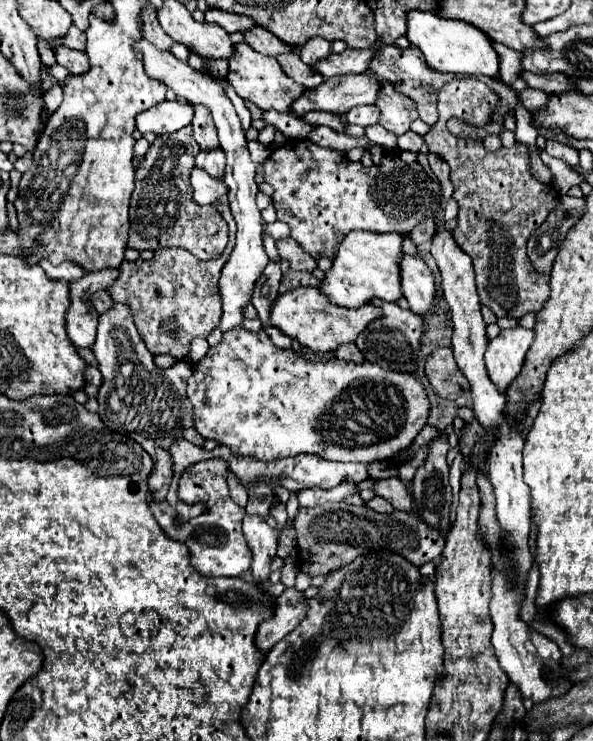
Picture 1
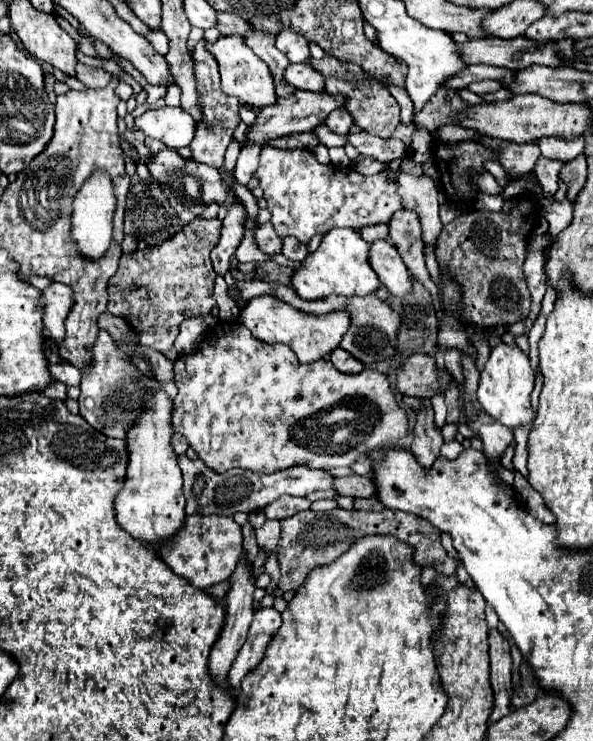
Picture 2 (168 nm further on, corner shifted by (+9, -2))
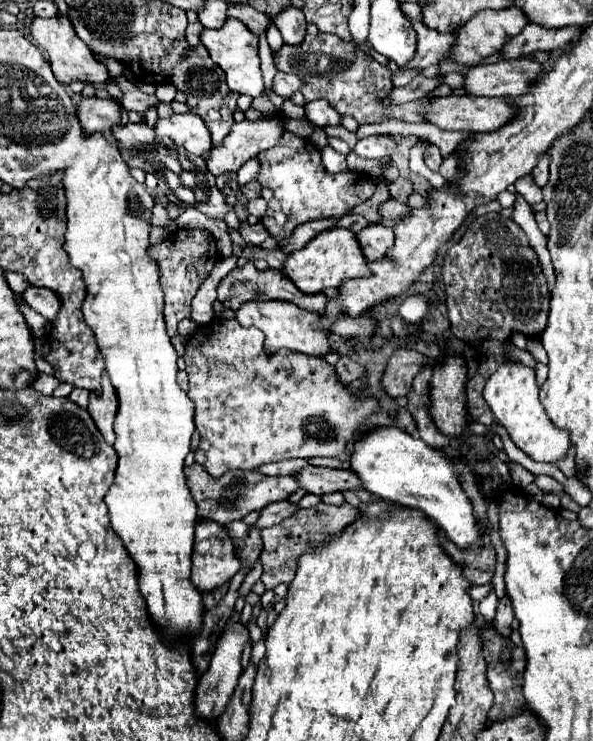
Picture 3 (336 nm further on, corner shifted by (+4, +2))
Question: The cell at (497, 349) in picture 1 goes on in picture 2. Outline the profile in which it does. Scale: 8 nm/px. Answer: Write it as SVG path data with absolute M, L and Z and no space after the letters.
M500 343L490 351L490 357L480 373L480 387L478 387L478 401L486 413L490 413L502 425L516 429L522 423L534 419L530 407L530 393L534 389L534 373L528 363L528 355L518 345Z

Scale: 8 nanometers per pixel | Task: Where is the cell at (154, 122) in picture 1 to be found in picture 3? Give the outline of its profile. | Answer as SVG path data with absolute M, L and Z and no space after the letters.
M195 113L173 115L169 119L159 119L155 125L157 135L171 137L177 145L185 147L191 155L207 157L211 151L211 133Z

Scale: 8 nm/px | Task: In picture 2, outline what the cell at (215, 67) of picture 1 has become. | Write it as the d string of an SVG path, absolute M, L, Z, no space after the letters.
M200 41L194 49L194 65L196 65L196 87L200 93L200 105L204 109L204 119L196 129L196 137L190 143L192 159L204 165L210 165L214 169L222 169L224 165L224 153L228 143L232 141L232 133L240 123L240 101L238 97L228 97L220 91L220 73L218 63L214 61L214 55L206 49L206 41Z

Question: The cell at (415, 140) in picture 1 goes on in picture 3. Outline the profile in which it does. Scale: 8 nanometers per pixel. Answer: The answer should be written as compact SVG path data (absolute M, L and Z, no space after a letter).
M373 135L373 137L365 137L365 139L359 139L357 145L353 147L353 151L359 155L359 157L365 157L365 159L383 159L387 155L391 155L395 143L391 137L387 135Z

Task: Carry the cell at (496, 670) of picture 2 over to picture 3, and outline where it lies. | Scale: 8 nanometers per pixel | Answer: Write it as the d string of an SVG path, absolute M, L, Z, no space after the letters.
M501 597L499 599L499 605L497 605L497 615L493 619L493 627L503 633L503 635L509 635L511 633L511 623L513 623L513 609L511 609L511 601L509 597Z

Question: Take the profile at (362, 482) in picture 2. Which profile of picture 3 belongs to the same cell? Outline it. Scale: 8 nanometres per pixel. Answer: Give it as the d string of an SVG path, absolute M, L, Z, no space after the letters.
M303 467L299 471L293 471L299 479L299 485L313 495L325 495L345 489L359 489L361 481L359 477L349 469L337 469L337 467Z

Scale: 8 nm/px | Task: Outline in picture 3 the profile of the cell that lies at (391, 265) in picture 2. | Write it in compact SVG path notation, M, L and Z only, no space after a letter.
M381 223L365 227L355 237L357 237L361 253L365 255L367 261L383 259L385 253L389 251L389 247L393 245L393 231Z

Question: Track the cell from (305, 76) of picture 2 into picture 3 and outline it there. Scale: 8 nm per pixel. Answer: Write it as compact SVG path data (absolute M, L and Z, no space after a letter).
M277 73L273 79L273 93L281 95L283 99L291 97L295 91L299 91L303 85L303 81L295 75L287 75L287 73Z

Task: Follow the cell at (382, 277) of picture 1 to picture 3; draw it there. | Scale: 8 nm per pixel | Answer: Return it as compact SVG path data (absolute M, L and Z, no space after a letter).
M333 227L317 237L313 237L303 249L291 253L283 263L283 273L303 291L303 293L321 293L327 287L339 287L339 283L357 277L369 277L369 263L363 257L355 233L351 229Z

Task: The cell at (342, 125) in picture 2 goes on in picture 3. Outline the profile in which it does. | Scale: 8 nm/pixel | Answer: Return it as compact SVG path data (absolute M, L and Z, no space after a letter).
M323 99L311 101L305 105L307 119L317 125L317 127L327 127L327 125L341 125L341 115Z

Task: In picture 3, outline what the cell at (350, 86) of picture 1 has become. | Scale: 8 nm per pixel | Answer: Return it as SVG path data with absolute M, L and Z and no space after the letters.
M279 119L263 121L241 121L231 127L231 133L223 139L221 145L213 147L207 155L207 169L215 177L223 173L239 171L239 167L257 157L261 151L271 149L283 135Z

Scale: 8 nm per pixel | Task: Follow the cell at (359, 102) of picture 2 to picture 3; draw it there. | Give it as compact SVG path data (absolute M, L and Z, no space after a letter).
M319 33L315 37L307 35L299 47L283 45L281 51L273 55L273 63L277 71L295 73L297 77L301 77L301 93L305 95L305 101L327 99L333 109L337 109L341 115L355 117L361 125L391 119L391 105L381 103L385 95L383 89L393 89L391 71L389 67L377 63L373 57L363 53L355 43L337 39L331 33Z

